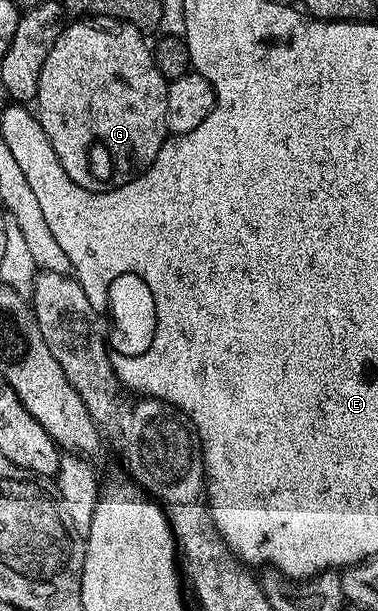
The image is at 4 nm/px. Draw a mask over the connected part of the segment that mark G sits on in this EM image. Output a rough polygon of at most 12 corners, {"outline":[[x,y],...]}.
{"outline":[[78,19],[36,116],[68,179],[103,193],[168,140],[143,30]]}

